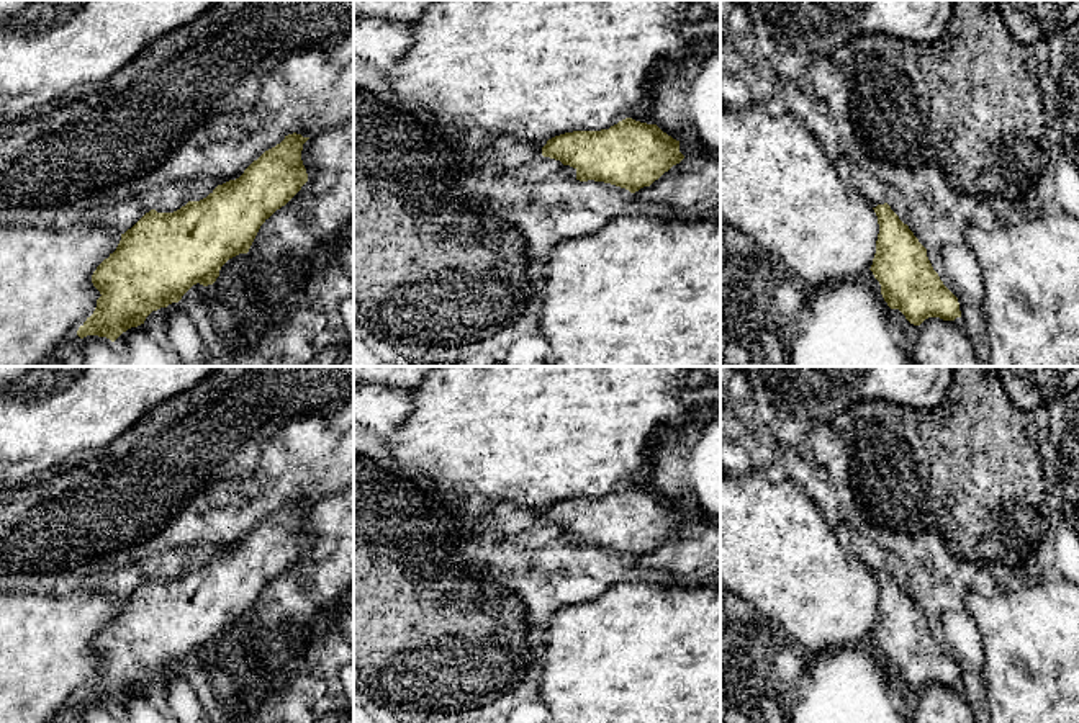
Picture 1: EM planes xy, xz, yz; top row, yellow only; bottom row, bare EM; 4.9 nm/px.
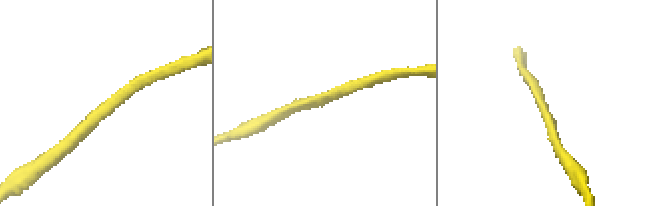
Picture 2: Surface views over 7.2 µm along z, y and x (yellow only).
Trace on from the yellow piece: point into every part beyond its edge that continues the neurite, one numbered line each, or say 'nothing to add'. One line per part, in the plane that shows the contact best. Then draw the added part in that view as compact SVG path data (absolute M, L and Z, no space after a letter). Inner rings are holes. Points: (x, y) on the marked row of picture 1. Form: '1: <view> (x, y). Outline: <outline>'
nothing to add

